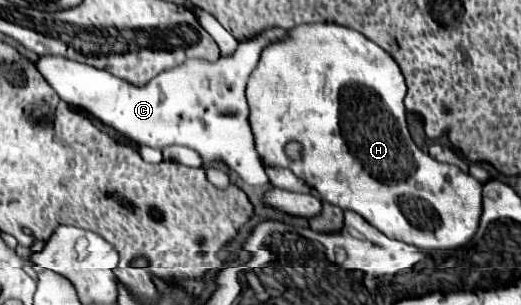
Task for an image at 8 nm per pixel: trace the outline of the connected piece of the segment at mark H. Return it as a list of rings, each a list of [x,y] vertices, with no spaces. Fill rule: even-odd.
[[[323,22],[301,24],[293,30],[289,30],[289,36],[285,40],[269,44],[261,52],[259,64],[251,72],[247,88],[245,88],[245,96],[247,96],[247,104],[249,104],[249,126],[251,126],[251,132],[253,132],[255,150],[257,150],[257,154],[259,154],[259,158],[265,166],[269,166],[269,168],[289,168],[299,180],[303,180],[307,186],[317,190],[323,202],[329,202],[329,204],[339,206],[343,210],[357,212],[371,226],[375,226],[379,232],[383,232],[385,236],[389,236],[393,240],[413,244],[421,250],[453,250],[453,248],[465,246],[465,242],[469,242],[473,238],[473,234],[477,232],[477,226],[479,226],[481,188],[483,186],[471,174],[461,172],[457,166],[437,162],[429,154],[425,154],[417,148],[417,144],[411,140],[411,134],[409,134],[407,122],[405,122],[405,106],[403,106],[405,94],[407,94],[405,78],[403,78],[397,62],[383,48],[379,48],[375,42],[371,42],[369,38],[365,38],[357,30],[351,30],[351,28],[345,28],[345,26],[339,26],[339,24],[323,24]],[[289,140],[297,140],[297,142],[303,144],[303,156],[297,162],[291,162],[283,152],[283,148]]]

